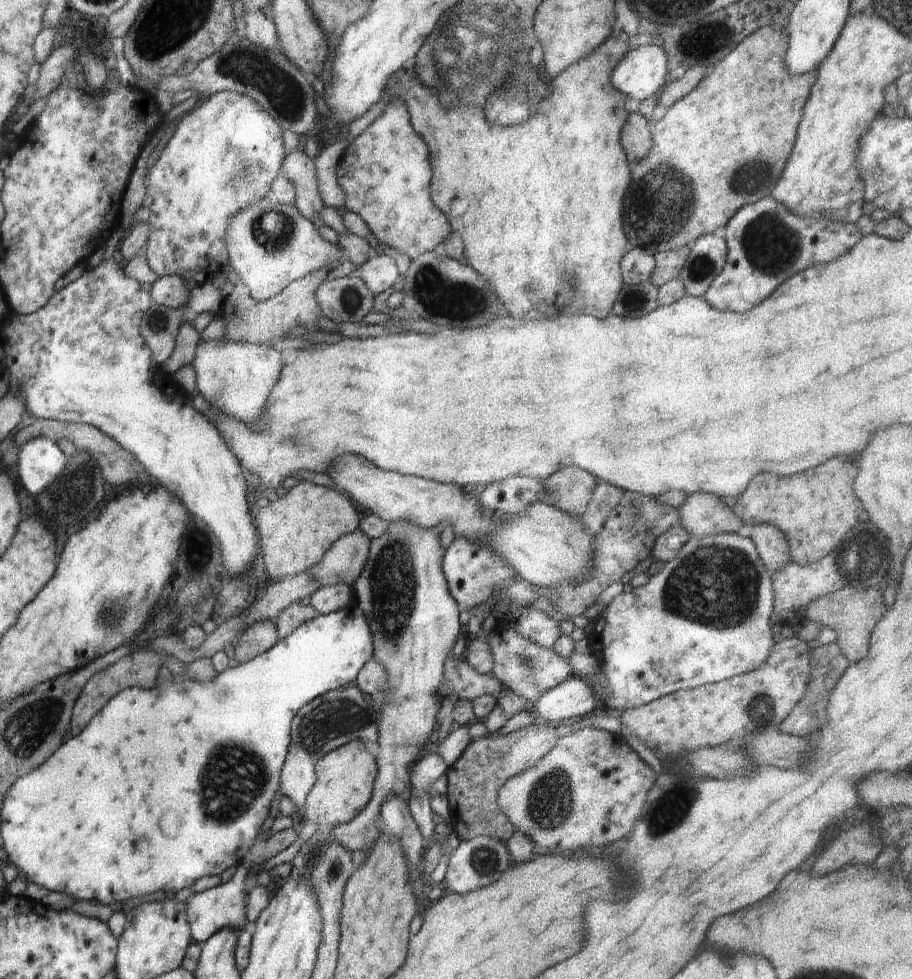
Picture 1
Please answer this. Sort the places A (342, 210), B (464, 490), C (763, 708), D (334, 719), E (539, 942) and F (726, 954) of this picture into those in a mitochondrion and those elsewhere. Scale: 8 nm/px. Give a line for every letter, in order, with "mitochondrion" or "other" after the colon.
A: other
B: other
C: mitochondrion
D: mitochondrion
E: other
F: other

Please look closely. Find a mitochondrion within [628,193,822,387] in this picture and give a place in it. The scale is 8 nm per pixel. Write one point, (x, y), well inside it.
(772, 245)

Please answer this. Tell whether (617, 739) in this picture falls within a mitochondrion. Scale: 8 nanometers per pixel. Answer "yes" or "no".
no

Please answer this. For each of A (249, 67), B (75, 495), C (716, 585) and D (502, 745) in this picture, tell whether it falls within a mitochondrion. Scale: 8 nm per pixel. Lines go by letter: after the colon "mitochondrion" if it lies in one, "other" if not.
A: mitochondrion
B: mitochondrion
C: mitochondrion
D: other

